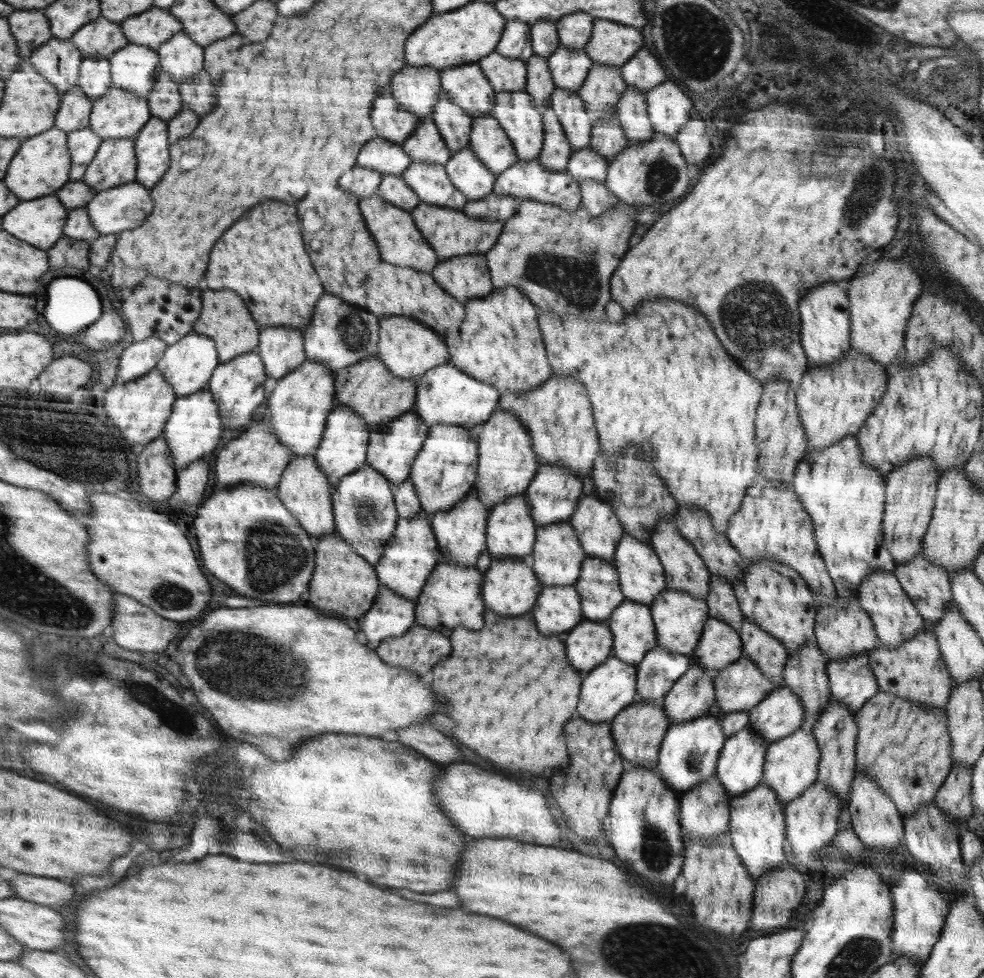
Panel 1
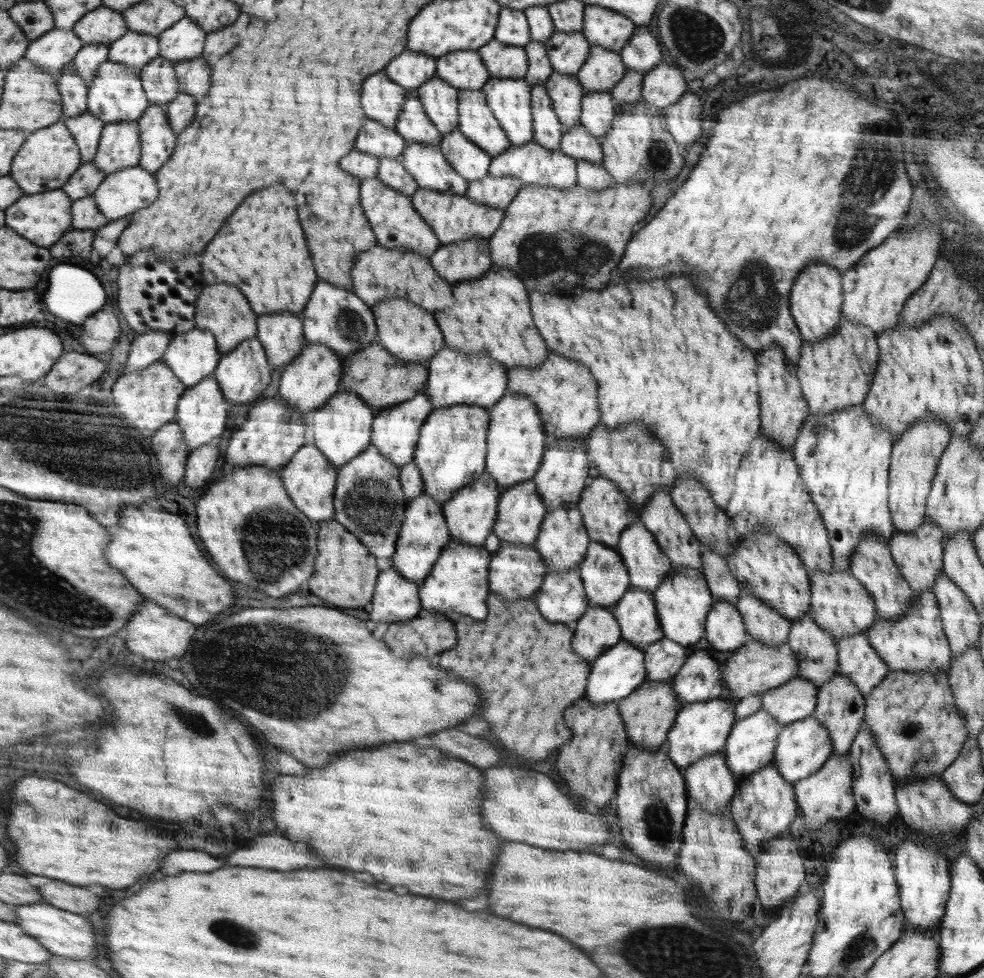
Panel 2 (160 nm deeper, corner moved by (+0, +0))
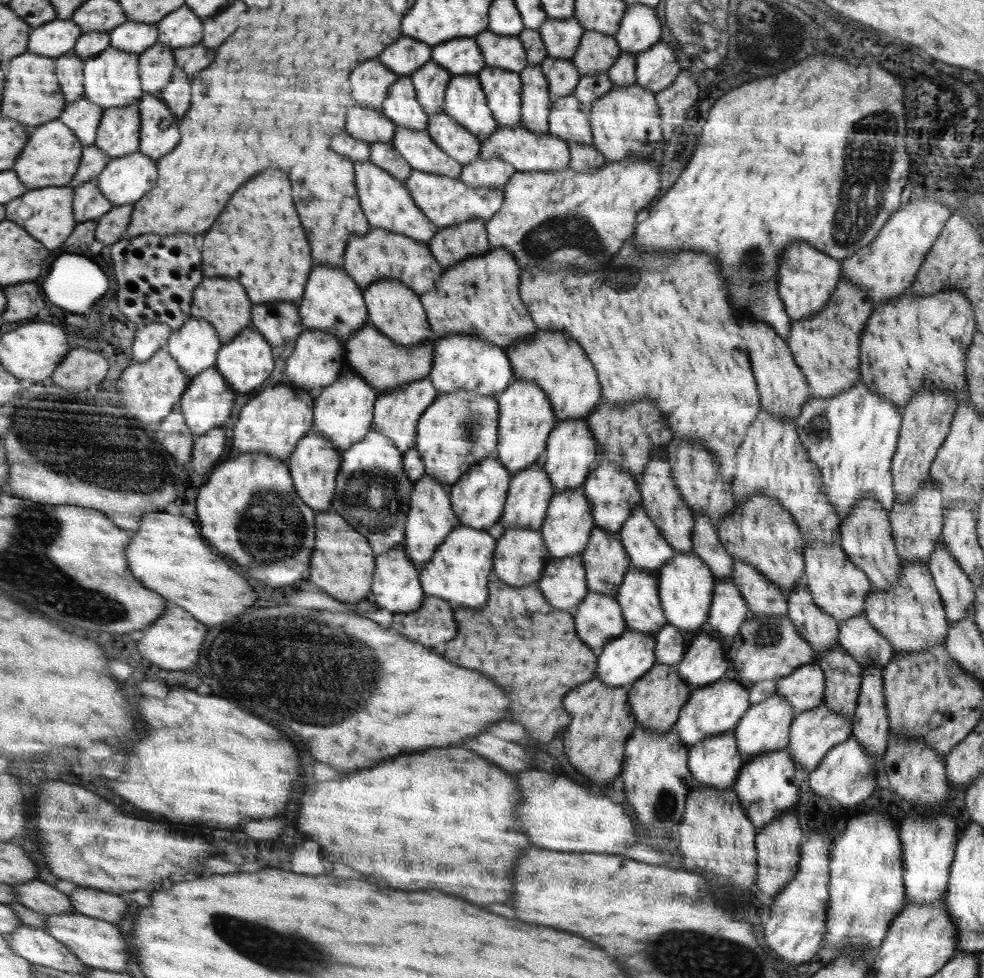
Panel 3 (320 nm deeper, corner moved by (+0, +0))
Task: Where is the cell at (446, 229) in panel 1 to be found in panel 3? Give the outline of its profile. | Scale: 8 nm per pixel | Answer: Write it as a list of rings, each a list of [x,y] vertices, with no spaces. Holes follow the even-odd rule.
[[[412,169],[410,178],[405,180],[411,196],[416,196],[416,204],[428,212],[428,218],[438,229],[452,227],[468,219],[488,219],[496,216],[505,203],[503,190],[488,187],[472,187],[464,184],[459,178],[452,178],[443,174],[422,172]]]

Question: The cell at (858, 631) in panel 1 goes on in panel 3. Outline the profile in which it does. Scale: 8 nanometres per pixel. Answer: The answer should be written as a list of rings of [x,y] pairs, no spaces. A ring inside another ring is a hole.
[[[812,542],[805,545],[804,556],[804,581],[811,592],[816,607],[822,608],[838,623],[862,616],[866,612],[867,594],[872,590],[871,582],[860,568],[848,560],[840,543],[820,544]]]

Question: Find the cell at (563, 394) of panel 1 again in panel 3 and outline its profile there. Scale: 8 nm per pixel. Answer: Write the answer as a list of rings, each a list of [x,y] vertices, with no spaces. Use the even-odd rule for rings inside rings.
[[[539,331],[532,340],[520,342],[520,344],[511,344],[505,350],[511,359],[511,365],[514,369],[515,378],[535,382],[550,398],[552,408],[560,420],[586,419],[588,415],[594,412],[595,408],[602,402],[602,391],[595,365],[587,356],[586,350],[578,341],[572,340],[567,332],[562,331]]]

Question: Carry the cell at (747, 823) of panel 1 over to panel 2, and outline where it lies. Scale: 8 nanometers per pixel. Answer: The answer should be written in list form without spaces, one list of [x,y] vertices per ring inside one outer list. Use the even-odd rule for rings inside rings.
[[[774,762],[738,781],[738,790],[729,804],[730,817],[736,823],[747,851],[756,858],[763,851],[764,842],[788,833],[790,823],[797,816],[797,802],[793,785],[781,778]]]

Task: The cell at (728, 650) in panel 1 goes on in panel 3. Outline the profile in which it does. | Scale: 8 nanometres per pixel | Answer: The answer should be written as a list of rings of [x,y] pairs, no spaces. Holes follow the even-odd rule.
[[[732,578],[715,583],[707,621],[721,638],[734,638],[740,625],[750,616],[744,600]]]

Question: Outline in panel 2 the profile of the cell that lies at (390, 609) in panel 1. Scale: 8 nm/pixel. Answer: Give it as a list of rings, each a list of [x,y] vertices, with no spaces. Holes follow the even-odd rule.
[[[392,567],[380,576],[380,588],[375,588],[376,600],[369,605],[368,626],[373,631],[377,624],[408,622],[422,612],[422,601],[415,582],[404,578]]]

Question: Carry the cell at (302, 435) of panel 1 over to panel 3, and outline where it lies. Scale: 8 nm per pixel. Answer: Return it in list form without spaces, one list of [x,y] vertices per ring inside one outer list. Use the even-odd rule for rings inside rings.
[[[308,329],[300,334],[295,343],[290,344],[286,355],[286,370],[284,380],[292,386],[310,391],[319,391],[322,387],[328,387],[338,379],[338,374],[344,366],[344,348],[340,344],[340,338],[332,333]]]

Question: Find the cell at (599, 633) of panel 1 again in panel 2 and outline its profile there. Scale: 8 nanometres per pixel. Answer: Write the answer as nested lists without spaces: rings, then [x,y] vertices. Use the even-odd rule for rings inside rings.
[[[592,608],[572,628],[576,652],[580,652],[580,656],[589,663],[594,662],[623,638],[614,613],[605,608]]]

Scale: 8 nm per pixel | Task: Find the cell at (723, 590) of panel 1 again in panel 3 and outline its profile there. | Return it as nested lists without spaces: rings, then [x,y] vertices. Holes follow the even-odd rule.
[[[693,513],[692,552],[702,559],[716,582],[730,577],[734,572],[733,559],[726,554],[726,550],[720,544],[717,530],[706,515]]]

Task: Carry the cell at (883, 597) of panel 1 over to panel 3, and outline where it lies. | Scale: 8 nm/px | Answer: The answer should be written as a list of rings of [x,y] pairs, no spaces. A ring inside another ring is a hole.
[[[872,497],[858,499],[847,517],[841,522],[839,535],[844,554],[855,564],[856,568],[860,568],[860,571],[868,576],[874,589],[887,591],[900,580],[902,566],[894,548],[889,514],[876,499]]]

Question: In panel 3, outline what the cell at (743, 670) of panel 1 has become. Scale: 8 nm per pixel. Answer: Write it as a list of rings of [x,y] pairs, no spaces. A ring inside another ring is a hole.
[[[750,614],[740,625],[728,654],[730,664],[738,670],[742,680],[759,683],[761,680],[778,680],[790,676],[799,665],[813,663],[810,643],[801,637],[788,616]]]

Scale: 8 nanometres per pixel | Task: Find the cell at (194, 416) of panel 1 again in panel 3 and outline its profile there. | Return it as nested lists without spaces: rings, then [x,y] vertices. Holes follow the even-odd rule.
[[[212,367],[191,380],[180,399],[187,427],[197,436],[228,420],[234,404],[234,392],[228,388],[223,375]]]

